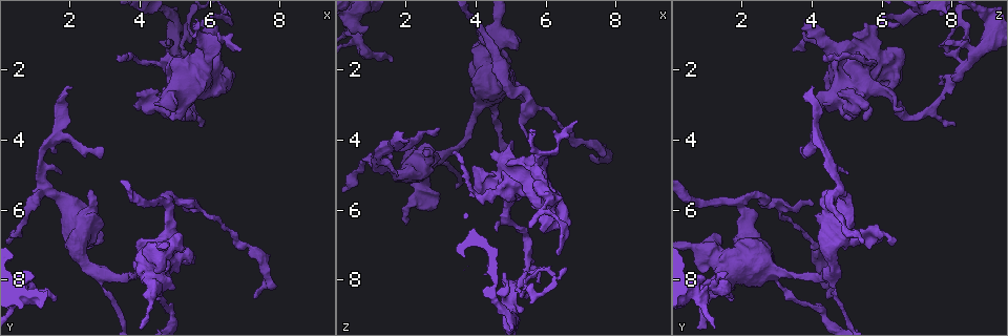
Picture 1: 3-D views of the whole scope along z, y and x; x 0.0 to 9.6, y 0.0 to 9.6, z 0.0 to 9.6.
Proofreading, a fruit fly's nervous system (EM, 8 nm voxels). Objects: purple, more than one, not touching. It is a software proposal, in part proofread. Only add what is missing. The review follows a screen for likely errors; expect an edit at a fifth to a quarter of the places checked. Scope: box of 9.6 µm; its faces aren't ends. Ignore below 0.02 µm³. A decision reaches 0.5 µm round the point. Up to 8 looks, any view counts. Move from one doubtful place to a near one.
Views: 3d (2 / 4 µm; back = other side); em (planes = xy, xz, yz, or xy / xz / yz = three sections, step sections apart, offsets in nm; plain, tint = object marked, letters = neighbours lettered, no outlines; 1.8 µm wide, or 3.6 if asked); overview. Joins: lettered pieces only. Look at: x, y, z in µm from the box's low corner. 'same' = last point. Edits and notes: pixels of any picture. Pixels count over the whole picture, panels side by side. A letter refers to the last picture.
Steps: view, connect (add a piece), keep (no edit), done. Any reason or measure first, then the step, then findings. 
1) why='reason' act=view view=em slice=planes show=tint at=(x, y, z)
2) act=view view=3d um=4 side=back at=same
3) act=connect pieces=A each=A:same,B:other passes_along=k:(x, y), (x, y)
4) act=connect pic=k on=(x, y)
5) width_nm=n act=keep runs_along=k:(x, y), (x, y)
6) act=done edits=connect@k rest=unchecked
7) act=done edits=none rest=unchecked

act=view view=3d um=4 at=(1.50, 8.55, 1.70)

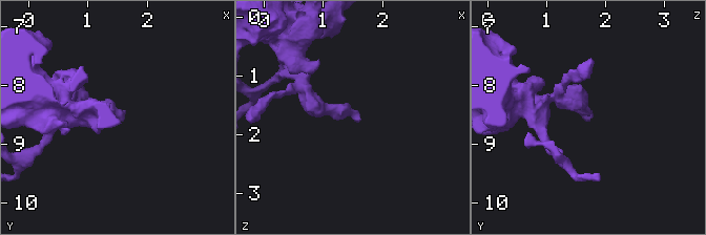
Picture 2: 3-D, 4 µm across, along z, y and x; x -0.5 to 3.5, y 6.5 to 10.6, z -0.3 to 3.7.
why='need the tissue' act=view view=em um=3.6 slice=xy step=16 show=tint at=(1.50, 8.60, 1.70)

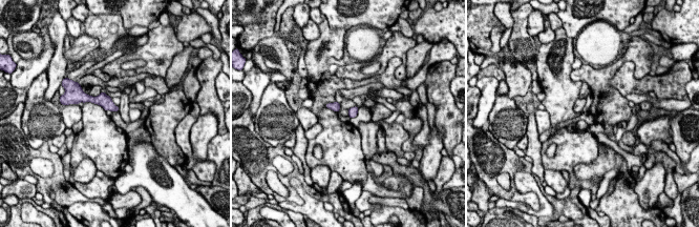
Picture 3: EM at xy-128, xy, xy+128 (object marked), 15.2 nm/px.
why='cut it another way' act=view view=em um=3.6 slice=planes show=letters at=same

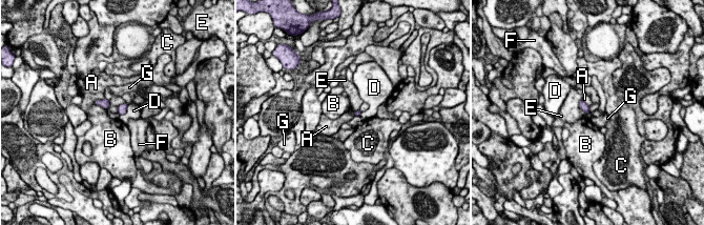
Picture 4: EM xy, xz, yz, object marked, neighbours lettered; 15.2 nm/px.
act=keep each=A:other,B:other,C:other,D:other,E:other,F:other,G:other border=4:(104, 97), (94, 103) found='none of them fits'

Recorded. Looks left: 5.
why='tapers out' act=view view=em slice=planes show=letters at=(5.45, 5.85, 4.05)

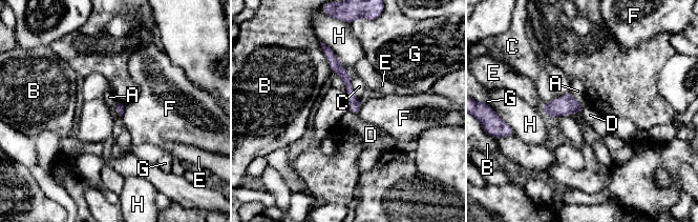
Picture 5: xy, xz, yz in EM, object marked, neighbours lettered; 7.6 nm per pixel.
act=keep each=A:other,B:other,C:other,D:other,E:other,F:other,G:other,H:other border=5:(114, 106), (121, 116) found='none of them fits'

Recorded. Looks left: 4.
why='sharp bend' act=view view=em slice=planes show=letters at=(4.45, 1.80, 5.60)

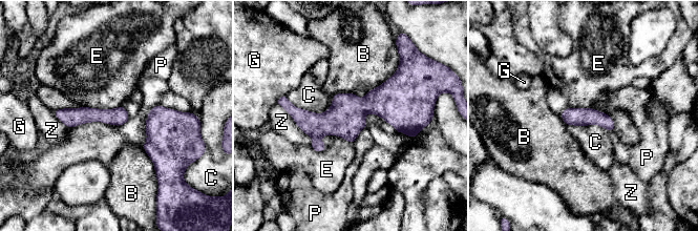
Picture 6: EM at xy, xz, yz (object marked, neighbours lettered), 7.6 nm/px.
act=keep each=B:other,C:other,E:other,G:other,P:other,Z:other border=6:(130, 118), (69, 128) found='no lettered piece goes on from it'

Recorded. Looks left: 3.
act=done edits=none rest=unchecked

